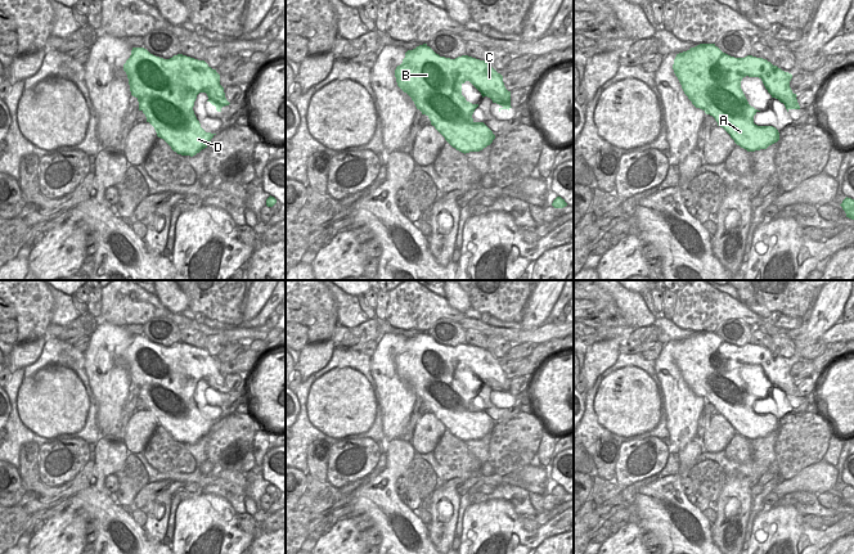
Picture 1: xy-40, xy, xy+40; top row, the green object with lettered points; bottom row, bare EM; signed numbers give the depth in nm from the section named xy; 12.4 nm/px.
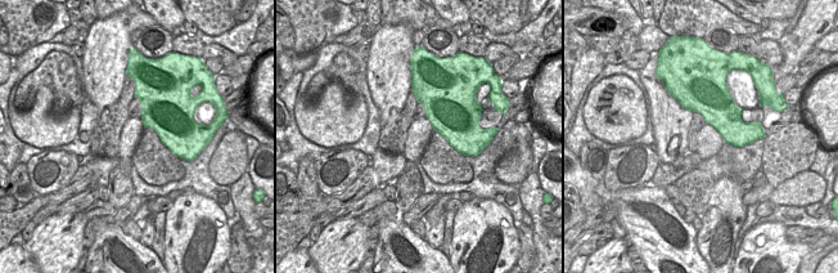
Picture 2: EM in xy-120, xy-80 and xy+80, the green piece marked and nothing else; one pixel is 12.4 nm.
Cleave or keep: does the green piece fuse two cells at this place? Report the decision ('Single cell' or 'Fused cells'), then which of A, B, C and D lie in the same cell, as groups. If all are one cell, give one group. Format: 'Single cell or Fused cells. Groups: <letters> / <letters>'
Single cell. Groups: A B C D

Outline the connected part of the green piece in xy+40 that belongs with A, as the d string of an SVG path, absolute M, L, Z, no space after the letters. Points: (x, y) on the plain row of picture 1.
M700 332L677 342L673 357L692 392L706 402L713 404L718 414L723 415L734 431L747 440L767 437L779 428L779 420L773 414L758 414L754 411L754 404L760 398L749 392L741 377L743 365L759 365L772 386L783 391L787 400L790 397L800 397L797 383L790 375L792 362L763 346L752 343L734 346L723 341L715 332Z

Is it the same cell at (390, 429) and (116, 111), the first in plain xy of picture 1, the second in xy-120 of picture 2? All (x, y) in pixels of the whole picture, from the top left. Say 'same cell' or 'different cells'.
different cells

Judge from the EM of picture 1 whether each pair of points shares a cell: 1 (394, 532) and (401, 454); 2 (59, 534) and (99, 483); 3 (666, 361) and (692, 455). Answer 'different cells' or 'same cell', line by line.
1: same cell
2: different cells
3: different cells

